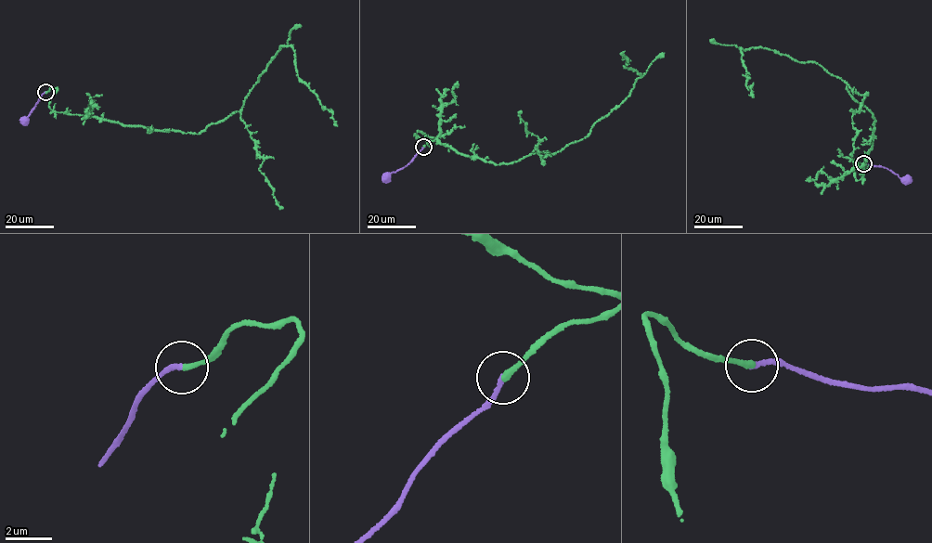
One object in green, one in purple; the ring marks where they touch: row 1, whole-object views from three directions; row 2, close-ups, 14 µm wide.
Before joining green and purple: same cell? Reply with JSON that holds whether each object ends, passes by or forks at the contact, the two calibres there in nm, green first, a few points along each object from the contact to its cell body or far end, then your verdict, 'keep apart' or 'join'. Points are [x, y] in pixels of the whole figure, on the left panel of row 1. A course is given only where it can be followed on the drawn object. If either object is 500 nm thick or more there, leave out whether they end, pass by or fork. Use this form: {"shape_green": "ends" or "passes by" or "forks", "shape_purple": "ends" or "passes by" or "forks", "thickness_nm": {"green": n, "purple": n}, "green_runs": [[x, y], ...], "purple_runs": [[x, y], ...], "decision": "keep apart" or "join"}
{"shape_green": "ends", "shape_purple": "ends", "thickness_nm": {"green": 240, "purple": 190}, "green_runs": [[45, 92], [58, 88], [52, 110], [199, 134], [241, 110], [280, 46], [288, 45], [299, 79], [337, 126]], "purple_runs": [[45, 92], [24, 121]], "decision": "join"}

